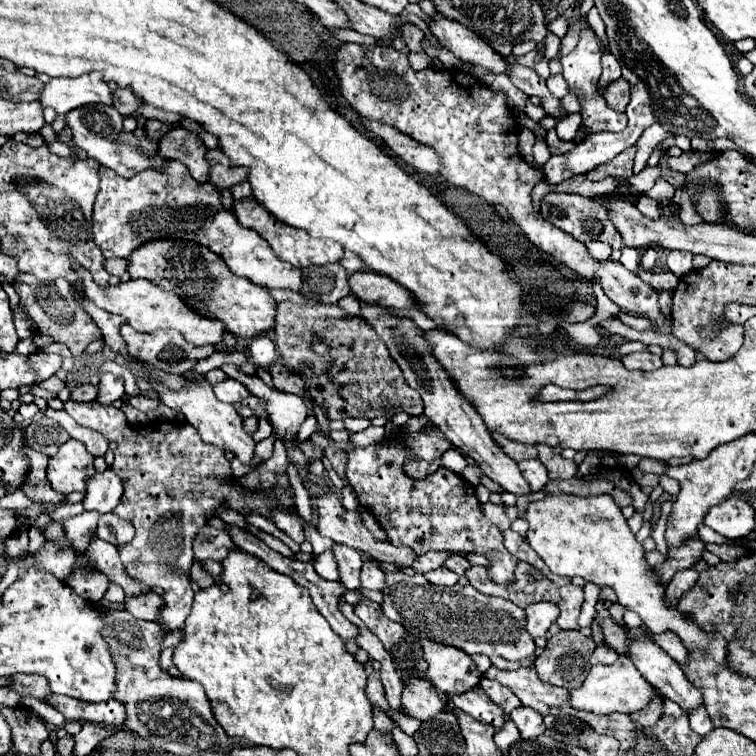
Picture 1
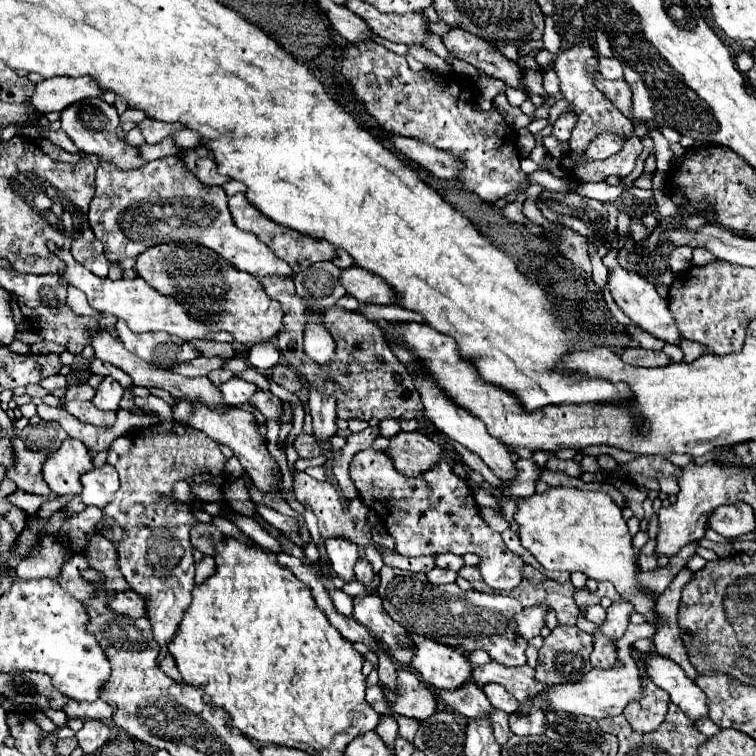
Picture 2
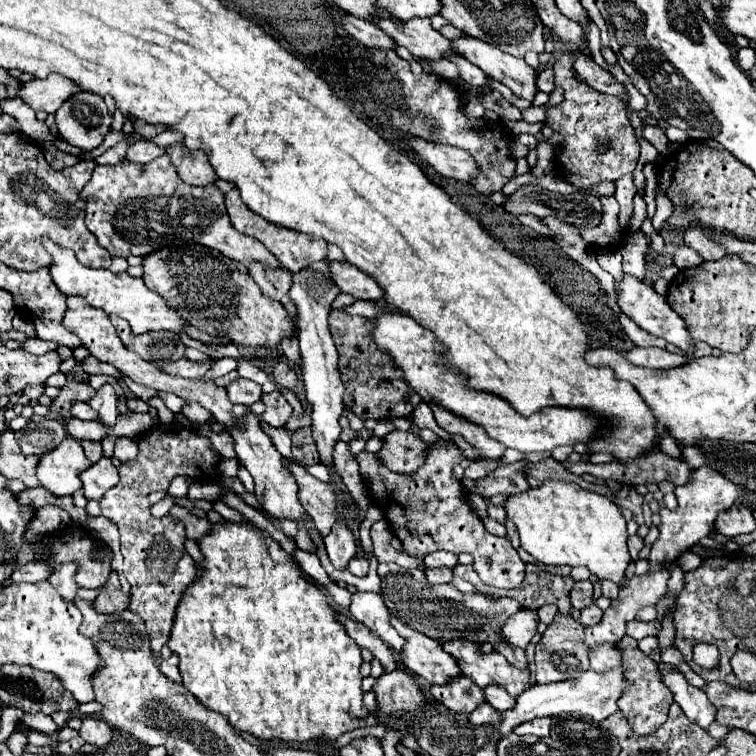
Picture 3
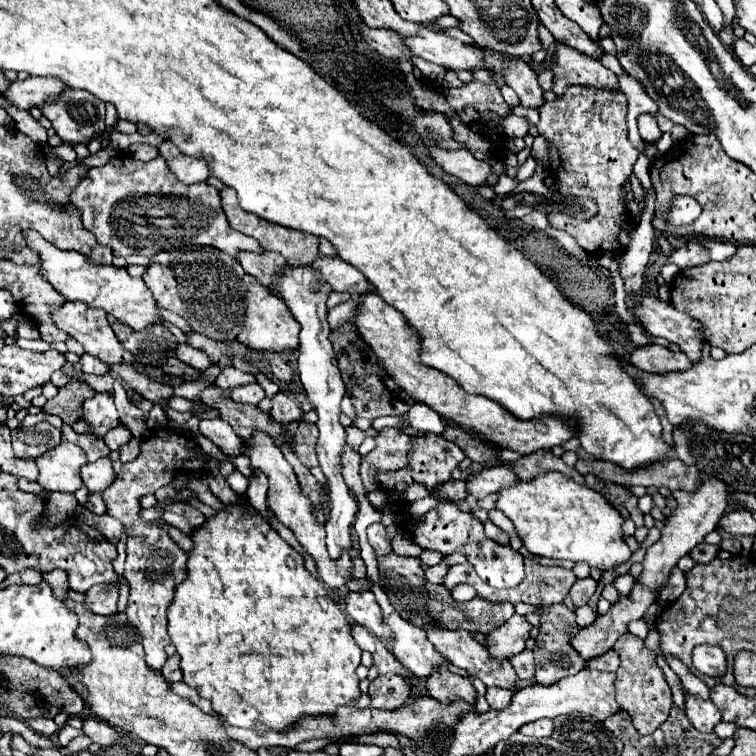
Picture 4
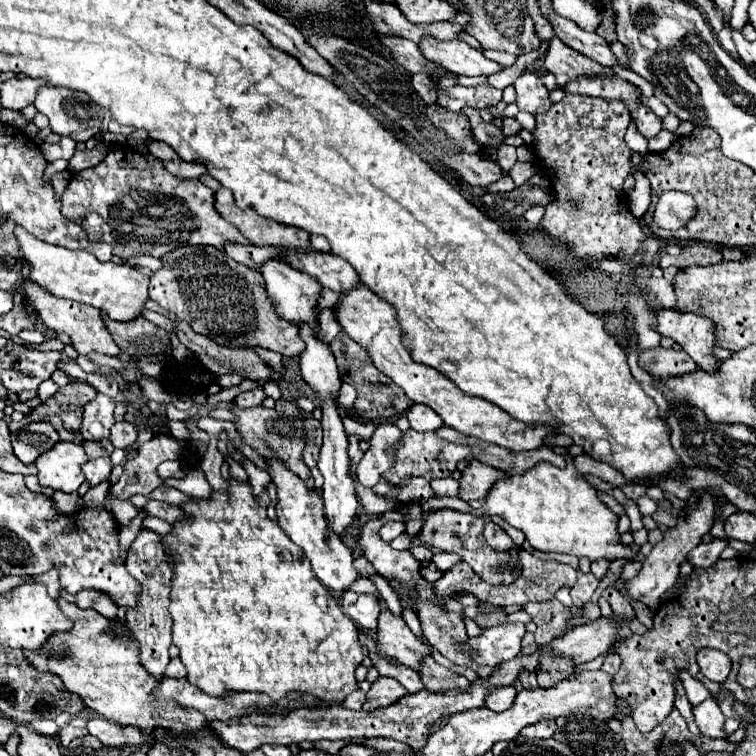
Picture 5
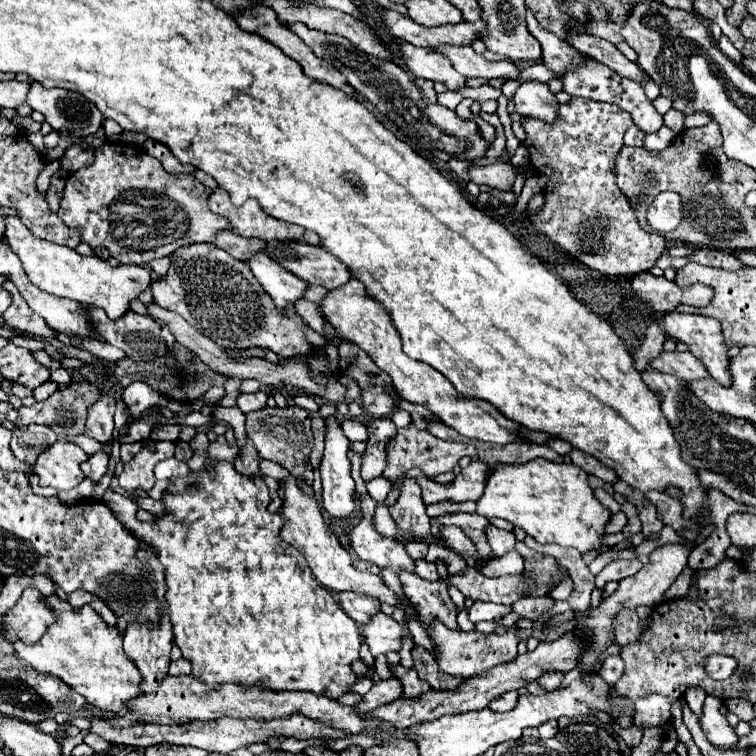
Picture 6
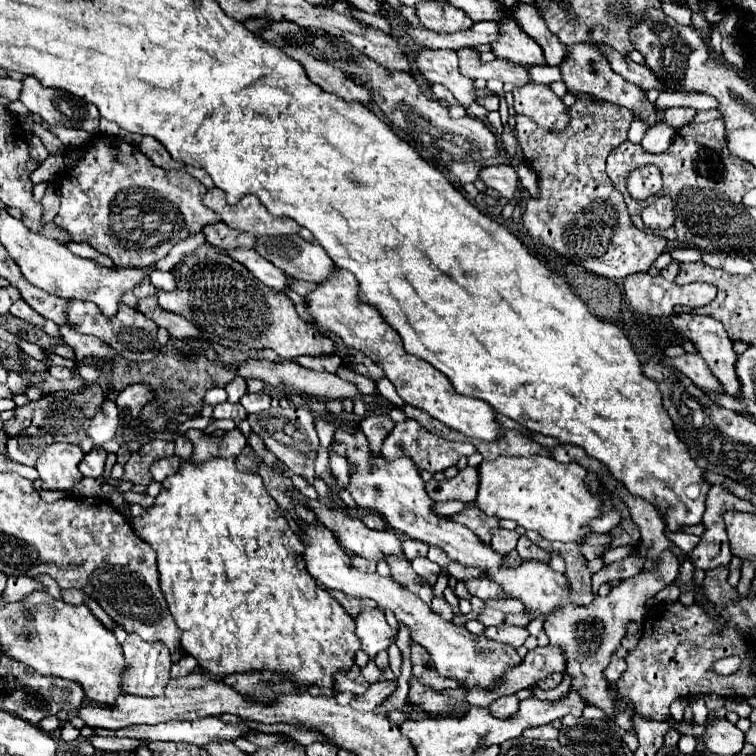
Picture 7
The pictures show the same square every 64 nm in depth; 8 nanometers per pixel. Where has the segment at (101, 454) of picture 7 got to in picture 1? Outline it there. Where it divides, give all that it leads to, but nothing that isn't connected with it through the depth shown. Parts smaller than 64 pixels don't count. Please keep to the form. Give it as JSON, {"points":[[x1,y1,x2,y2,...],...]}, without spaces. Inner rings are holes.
{"points":[[106,468,104,472,96,472,88,476,86,482,86,496,82,502,84,508,98,510,100,514,112,512,122,496,122,482,114,474,114,470]]}

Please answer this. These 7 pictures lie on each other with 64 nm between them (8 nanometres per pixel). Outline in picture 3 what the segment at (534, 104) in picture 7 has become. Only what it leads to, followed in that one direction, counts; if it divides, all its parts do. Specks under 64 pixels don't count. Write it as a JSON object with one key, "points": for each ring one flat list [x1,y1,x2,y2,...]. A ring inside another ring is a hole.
{"points":[[464,36,456,40,456,44,460,44,460,52,464,52,466,60,478,64,486,76,500,80,516,96,534,102,534,96,538,94,536,72,524,62,524,58,504,54,498,48,492,48,492,44,484,44,472,36]]}

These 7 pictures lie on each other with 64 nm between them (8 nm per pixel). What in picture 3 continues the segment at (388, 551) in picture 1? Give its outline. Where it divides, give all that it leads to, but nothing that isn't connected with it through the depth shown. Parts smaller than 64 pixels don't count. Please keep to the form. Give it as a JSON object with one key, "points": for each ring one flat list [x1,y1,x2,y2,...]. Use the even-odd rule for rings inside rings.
{"points":[[290,462,292,474,296,476,298,488,300,488,300,502,307,512,310,512,315,527,322,536,326,536,328,530,332,530,336,522,336,494,330,483,316,480,302,464]]}

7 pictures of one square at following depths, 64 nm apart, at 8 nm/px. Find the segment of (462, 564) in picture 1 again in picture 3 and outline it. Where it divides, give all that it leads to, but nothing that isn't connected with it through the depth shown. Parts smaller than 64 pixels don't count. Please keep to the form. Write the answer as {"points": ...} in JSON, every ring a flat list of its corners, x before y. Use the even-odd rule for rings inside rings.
{"points":[[432,552,428,556,424,556,424,564,426,568,434,568,434,566,448,566,448,568,454,568,458,564,456,556,450,554,450,552]]}

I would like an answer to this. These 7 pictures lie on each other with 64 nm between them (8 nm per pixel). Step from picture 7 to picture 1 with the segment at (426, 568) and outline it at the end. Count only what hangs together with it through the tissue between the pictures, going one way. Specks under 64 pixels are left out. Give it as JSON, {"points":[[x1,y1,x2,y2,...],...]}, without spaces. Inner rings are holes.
{"points":[[436,568,432,572,426,572,426,578,428,578,428,582,442,584,442,586,452,586,458,582,458,576,452,574,452,570,448,570,448,568]]}

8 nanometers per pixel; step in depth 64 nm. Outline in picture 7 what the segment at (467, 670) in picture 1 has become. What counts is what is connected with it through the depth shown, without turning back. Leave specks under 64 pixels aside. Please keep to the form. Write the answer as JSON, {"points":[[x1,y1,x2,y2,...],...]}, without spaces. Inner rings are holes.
{"points":[[364,608,356,616,356,634,362,642,362,650,368,656,376,656,380,650,388,650,396,638,396,630,388,626,380,608]]}

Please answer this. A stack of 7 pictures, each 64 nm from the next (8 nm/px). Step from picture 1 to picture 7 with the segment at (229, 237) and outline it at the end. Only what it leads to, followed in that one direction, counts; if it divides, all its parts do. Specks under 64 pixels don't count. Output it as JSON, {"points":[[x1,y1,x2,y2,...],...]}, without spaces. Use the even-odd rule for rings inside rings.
{"points":[[96,134,88,144,78,148,80,158,60,176,60,212,54,222,64,228,74,242,86,242,94,250,110,256,116,268,150,268,182,238,202,232,204,224,218,222,210,208,202,204,206,188,186,170,156,168,136,146,118,146,116,138]]}

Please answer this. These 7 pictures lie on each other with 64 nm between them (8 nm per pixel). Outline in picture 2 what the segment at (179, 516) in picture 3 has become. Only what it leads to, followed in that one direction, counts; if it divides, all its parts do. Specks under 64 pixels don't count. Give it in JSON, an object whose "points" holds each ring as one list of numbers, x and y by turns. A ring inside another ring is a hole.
{"points":[[196,522,194,528,190,528,190,540,192,546,196,550,200,550,202,554,212,554,212,544,216,540,220,540,222,532,214,526,214,524,206,524,206,522]]}

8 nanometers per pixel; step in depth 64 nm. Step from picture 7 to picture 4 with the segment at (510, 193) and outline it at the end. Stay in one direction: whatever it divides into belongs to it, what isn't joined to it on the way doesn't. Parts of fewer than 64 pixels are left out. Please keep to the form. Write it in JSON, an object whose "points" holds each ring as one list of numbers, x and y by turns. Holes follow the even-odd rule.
{"points":[[428,148,430,156,444,168,444,172,458,176,470,186,482,186,486,184,488,176,492,174,492,166,484,160,478,160,472,156,470,150,440,150,440,148]]}

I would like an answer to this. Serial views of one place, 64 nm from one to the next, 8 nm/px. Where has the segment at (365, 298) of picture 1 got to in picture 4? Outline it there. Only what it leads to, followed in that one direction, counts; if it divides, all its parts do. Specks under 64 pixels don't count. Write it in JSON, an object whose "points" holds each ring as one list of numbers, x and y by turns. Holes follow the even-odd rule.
{"points":[[318,256,312,262,314,270,320,270,322,278,328,280,328,284,336,290,336,292,348,292,352,296,358,296,360,292,368,292,374,290,368,280,364,280,364,274,360,270,356,270,352,264,344,262,342,258,334,256]]}

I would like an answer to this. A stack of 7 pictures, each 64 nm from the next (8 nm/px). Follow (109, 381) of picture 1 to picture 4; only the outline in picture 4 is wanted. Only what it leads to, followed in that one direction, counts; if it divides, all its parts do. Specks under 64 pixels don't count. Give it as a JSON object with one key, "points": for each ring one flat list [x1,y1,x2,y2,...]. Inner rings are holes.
{"points":[[96,394,92,400,86,400,82,404,82,408,84,408,82,420,90,426,88,434,92,434,92,436,102,438,110,428,114,428,120,422,110,394],[110,416,112,416,112,420,110,420]]}

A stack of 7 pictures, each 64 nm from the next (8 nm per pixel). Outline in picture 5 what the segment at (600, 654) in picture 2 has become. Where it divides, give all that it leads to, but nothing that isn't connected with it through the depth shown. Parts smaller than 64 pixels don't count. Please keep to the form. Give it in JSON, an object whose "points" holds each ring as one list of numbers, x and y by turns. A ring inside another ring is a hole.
{"points":[[608,654,606,660,604,660,604,664,602,664,602,670,604,670,606,674,610,674,610,676,616,676,616,672,620,670,620,666,622,666,620,656,618,656,618,654]]}

